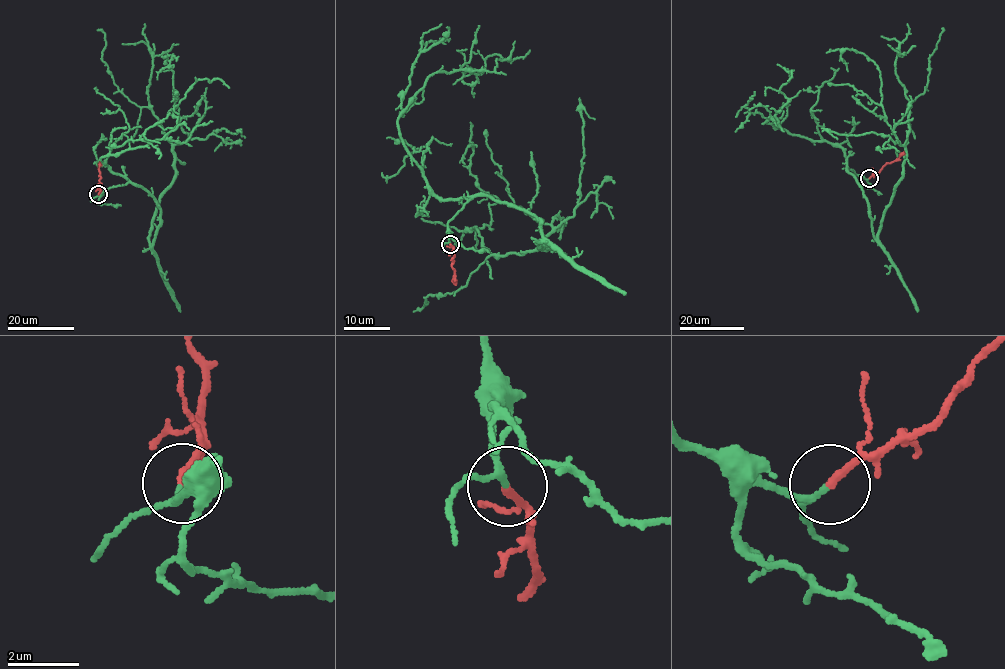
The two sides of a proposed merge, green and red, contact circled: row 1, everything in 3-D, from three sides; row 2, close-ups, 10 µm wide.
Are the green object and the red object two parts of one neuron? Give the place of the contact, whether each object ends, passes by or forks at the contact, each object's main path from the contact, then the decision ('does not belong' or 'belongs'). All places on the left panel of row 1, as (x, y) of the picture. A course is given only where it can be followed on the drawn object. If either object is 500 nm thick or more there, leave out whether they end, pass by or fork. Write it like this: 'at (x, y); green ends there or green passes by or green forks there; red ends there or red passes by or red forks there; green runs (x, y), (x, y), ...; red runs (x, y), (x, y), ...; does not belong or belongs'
at (98, 194); green passes by; red ends there; green runs (98, 195), (143, 187), (160, 209), (152, 246), (173, 147), (188, 135), (173, 54), (157, 79); red runs (98, 194), (101, 186), (99, 162); belongs

